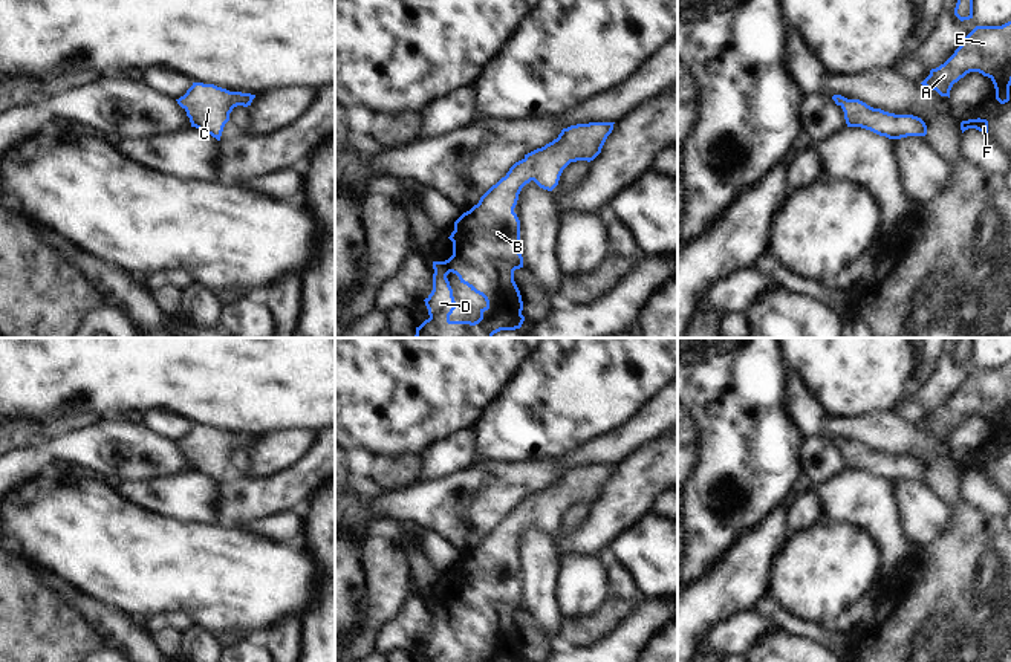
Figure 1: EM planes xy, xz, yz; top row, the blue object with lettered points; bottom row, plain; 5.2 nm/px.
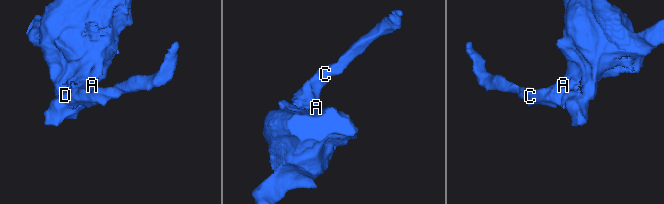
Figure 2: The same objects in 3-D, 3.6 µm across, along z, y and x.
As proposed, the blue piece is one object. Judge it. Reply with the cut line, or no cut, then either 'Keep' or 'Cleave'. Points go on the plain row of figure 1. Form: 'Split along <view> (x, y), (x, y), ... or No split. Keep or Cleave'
No split. Keep.

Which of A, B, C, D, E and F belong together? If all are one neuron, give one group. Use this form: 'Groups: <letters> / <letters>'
Groups: A B C D E F.

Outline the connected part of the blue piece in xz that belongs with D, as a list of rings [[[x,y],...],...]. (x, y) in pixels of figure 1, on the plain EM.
[[[589,465],[563,471],[557,482],[515,505],[477,547],[454,564],[448,579],[453,598],[433,604],[433,633],[424,642],[428,662],[450,662],[456,651],[447,621],[450,615],[485,641],[479,662],[525,662],[522,638],[514,624],[514,613],[523,610],[520,563],[514,555],[519,537],[531,523],[552,534],[571,505],[593,503],[613,466]]]

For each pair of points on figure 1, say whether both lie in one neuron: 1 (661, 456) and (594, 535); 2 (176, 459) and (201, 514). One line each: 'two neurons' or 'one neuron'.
1: one neuron
2: two neurons

